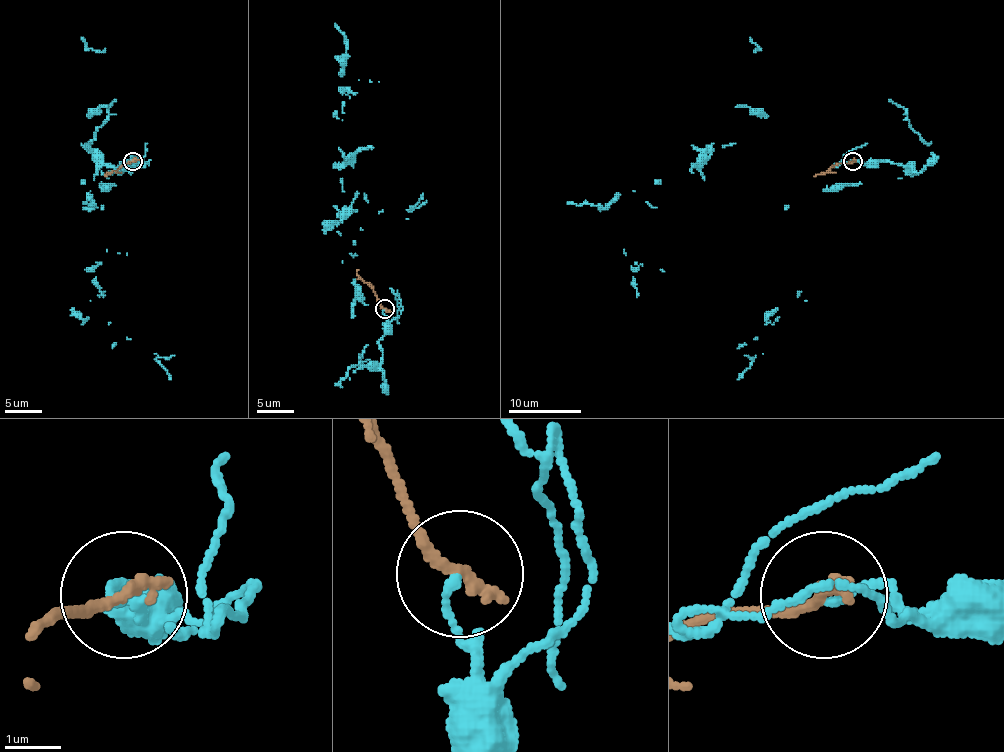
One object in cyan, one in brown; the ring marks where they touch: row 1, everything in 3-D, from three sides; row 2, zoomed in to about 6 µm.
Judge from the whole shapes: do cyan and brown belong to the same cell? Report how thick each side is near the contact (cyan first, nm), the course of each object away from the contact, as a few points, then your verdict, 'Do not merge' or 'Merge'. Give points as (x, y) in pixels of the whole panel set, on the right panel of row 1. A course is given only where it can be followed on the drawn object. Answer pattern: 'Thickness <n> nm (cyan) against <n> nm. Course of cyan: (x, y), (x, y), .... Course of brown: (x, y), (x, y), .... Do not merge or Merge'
Thickness 120 nm (cyan) against 280 nm. Course of cyan: (852, 161), (848, 183), (788, 205), (704, 180), (697, 167), (658, 180), (633, 271), (636, 295). Course of brown: (852, 161), (836, 163), (814, 176). Do not merge

